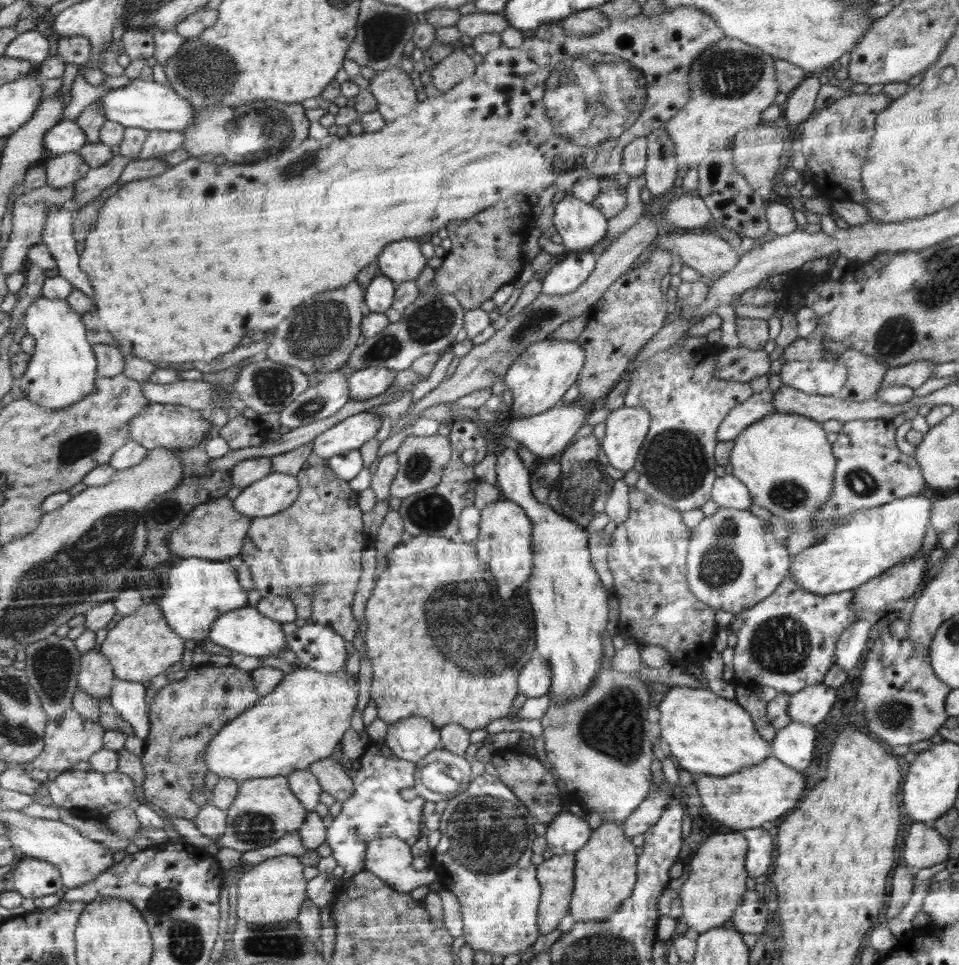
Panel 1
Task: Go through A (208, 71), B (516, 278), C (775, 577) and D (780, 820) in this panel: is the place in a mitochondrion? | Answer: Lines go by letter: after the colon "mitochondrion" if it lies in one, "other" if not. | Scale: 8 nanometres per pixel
A: mitochondrion
B: other
C: other
D: other

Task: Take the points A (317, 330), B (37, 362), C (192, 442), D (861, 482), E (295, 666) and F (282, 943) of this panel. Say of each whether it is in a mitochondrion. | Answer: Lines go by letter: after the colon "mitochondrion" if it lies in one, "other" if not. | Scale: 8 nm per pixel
A: mitochondrion
B: other
C: other
D: mitochondrion
E: other
F: mitochondrion

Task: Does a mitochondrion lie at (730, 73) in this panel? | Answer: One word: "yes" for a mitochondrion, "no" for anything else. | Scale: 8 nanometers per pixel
yes

